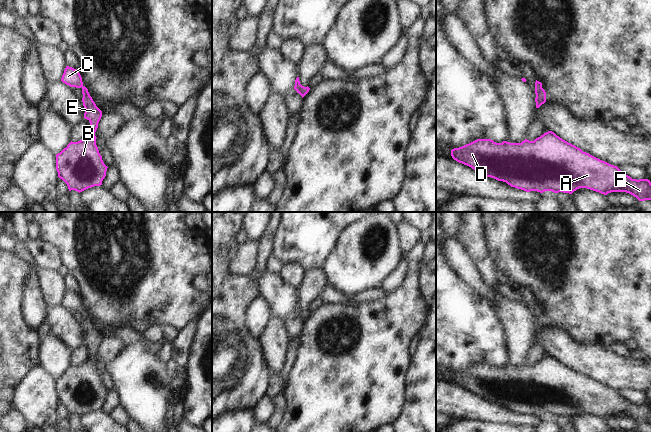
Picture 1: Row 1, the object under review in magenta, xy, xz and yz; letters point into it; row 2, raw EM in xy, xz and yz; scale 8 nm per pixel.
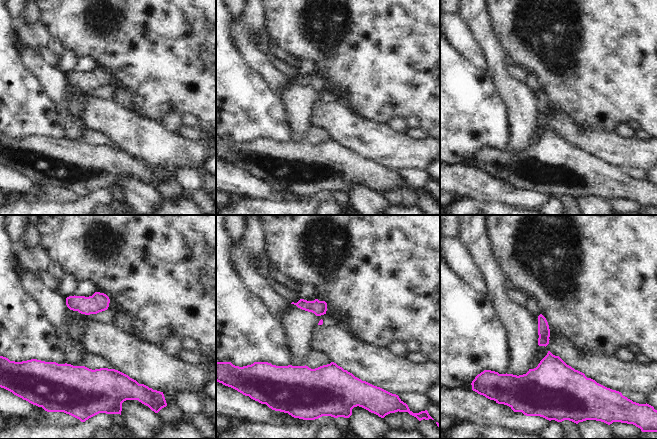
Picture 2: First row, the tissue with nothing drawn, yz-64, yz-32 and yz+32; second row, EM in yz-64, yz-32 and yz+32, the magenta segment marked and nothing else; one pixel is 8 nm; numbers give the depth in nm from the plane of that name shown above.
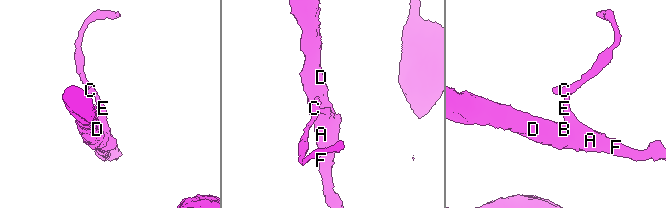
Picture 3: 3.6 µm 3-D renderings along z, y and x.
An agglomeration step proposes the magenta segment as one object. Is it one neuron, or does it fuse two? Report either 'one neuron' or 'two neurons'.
one neuron

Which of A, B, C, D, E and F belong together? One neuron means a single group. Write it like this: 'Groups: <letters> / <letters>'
Groups: A B C D E F.

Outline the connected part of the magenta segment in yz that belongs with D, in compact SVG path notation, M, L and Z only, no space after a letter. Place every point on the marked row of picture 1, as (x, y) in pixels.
M552 131L544 133L534 141L525 139L521 143L510 143L507 141L496 143L491 139L477 139L462 147L452 149L451 156L457 162L471 167L476 172L482 173L486 177L506 182L511 187L526 192L537 191L543 193L545 191L552 191L554 193L563 192L572 194L579 188L587 188L604 195L611 192L626 192L636 197L639 201L651 200L650 180L632 179L617 166L583 152L580 148L563 140Z

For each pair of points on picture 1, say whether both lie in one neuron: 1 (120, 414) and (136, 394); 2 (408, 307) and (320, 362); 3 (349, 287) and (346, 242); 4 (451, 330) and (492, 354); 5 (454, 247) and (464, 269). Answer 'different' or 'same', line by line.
1: different
2: same
3: same
4: same
5: same

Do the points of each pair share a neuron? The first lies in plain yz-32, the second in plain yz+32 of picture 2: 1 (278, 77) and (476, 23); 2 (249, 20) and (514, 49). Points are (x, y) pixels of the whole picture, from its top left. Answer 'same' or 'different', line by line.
1: different
2: different

